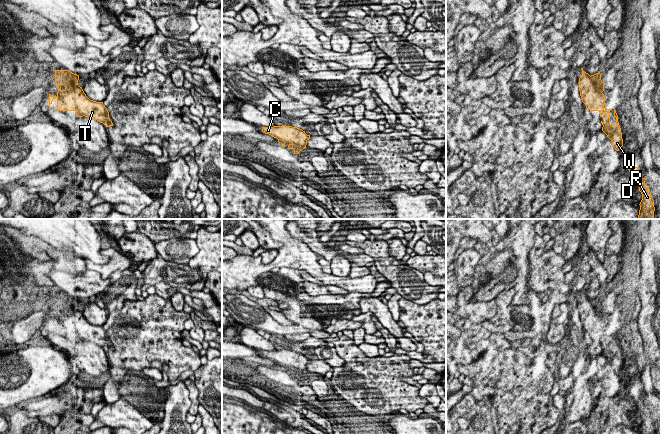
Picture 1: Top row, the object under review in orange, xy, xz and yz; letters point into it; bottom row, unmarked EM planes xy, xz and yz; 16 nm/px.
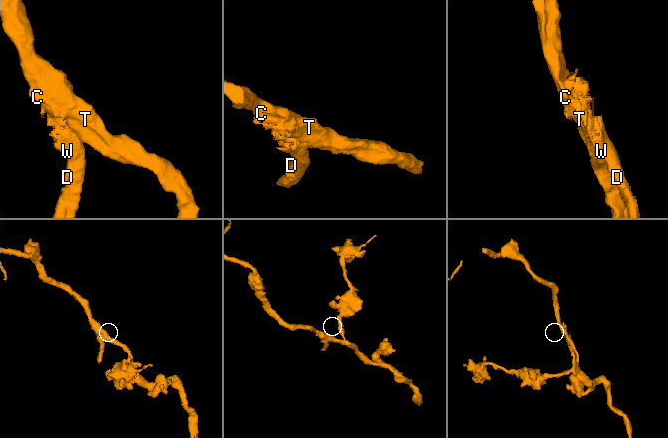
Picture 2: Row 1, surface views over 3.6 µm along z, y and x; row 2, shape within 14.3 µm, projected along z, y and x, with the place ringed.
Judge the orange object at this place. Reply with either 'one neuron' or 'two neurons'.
two neurons

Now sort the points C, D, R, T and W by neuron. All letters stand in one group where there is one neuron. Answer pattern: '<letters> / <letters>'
C T / D R W

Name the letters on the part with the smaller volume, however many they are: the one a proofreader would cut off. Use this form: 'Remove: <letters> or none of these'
Remove: D, R, W

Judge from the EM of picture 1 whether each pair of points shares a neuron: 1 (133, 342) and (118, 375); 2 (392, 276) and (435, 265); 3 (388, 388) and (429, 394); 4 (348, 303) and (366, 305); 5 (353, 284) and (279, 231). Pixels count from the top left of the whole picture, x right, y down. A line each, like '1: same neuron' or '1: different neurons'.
1: same neuron
2: different neurons
3: different neurons
4: different neurons
5: same neuron

